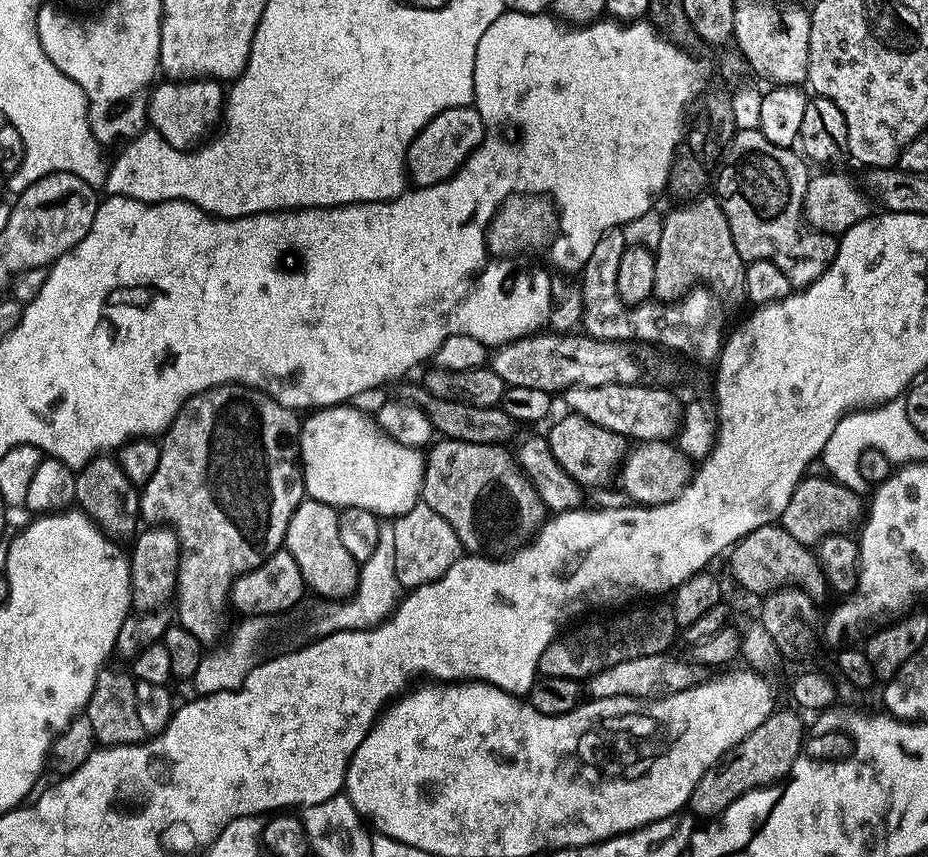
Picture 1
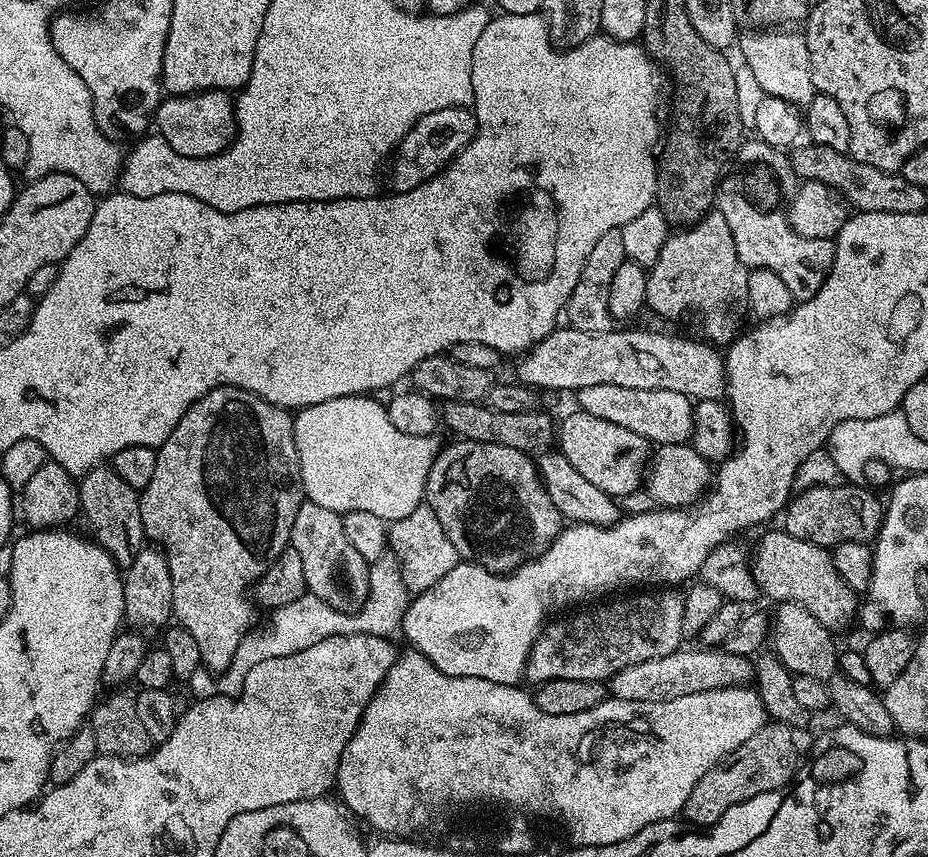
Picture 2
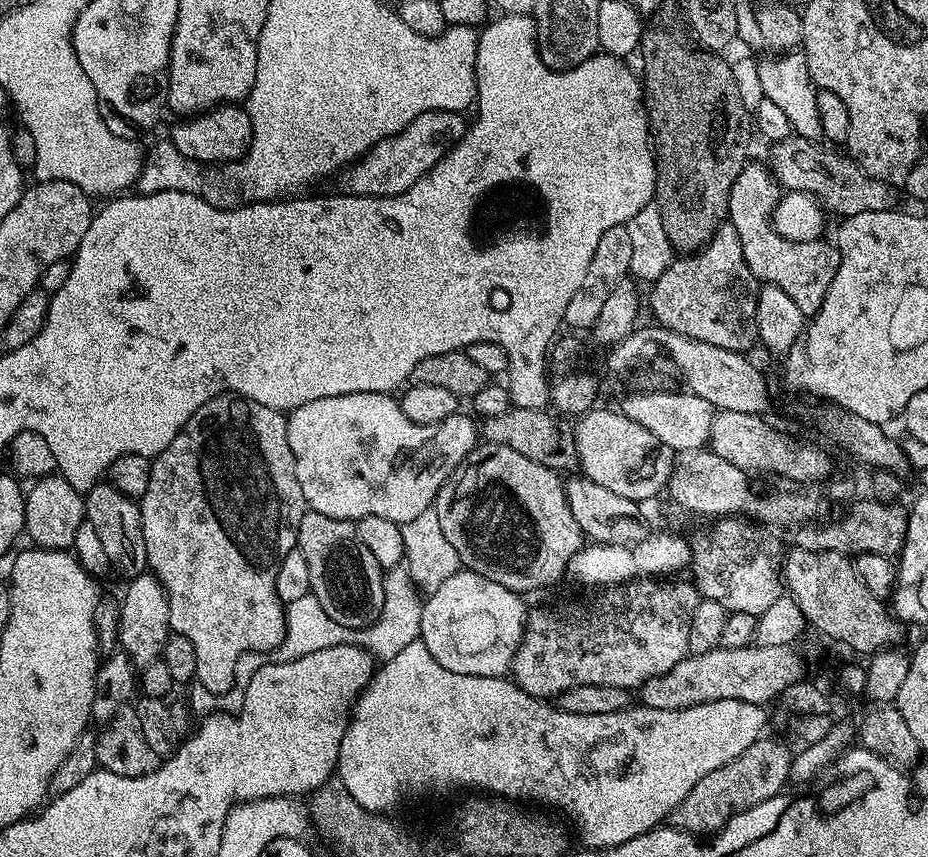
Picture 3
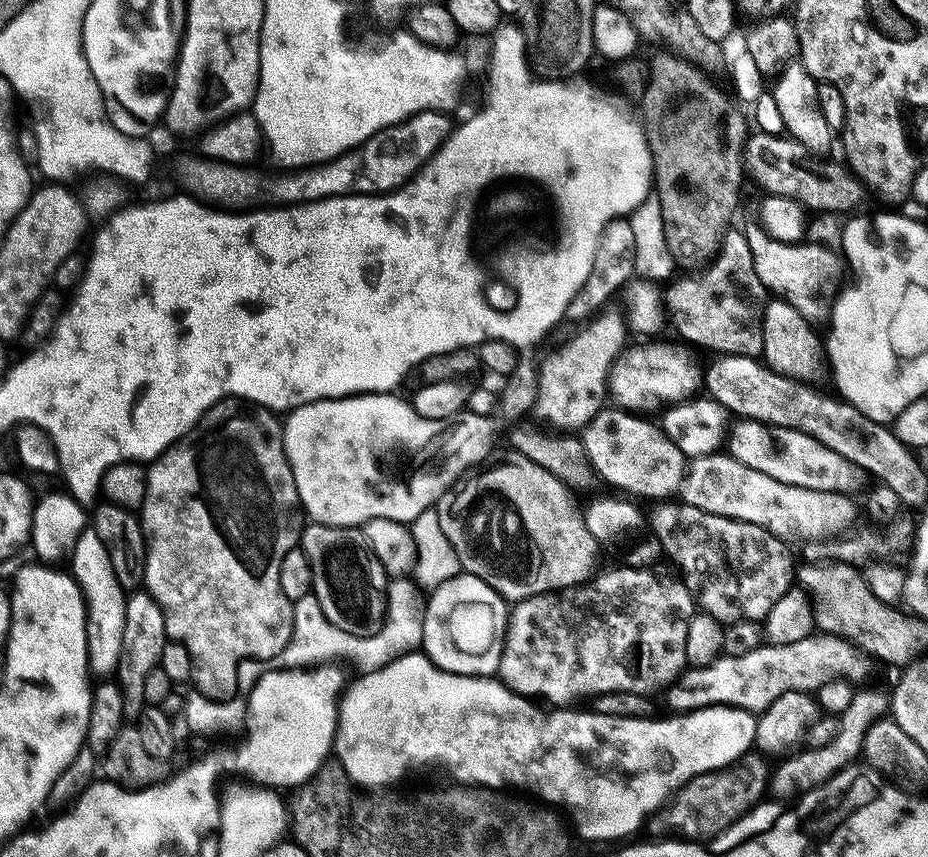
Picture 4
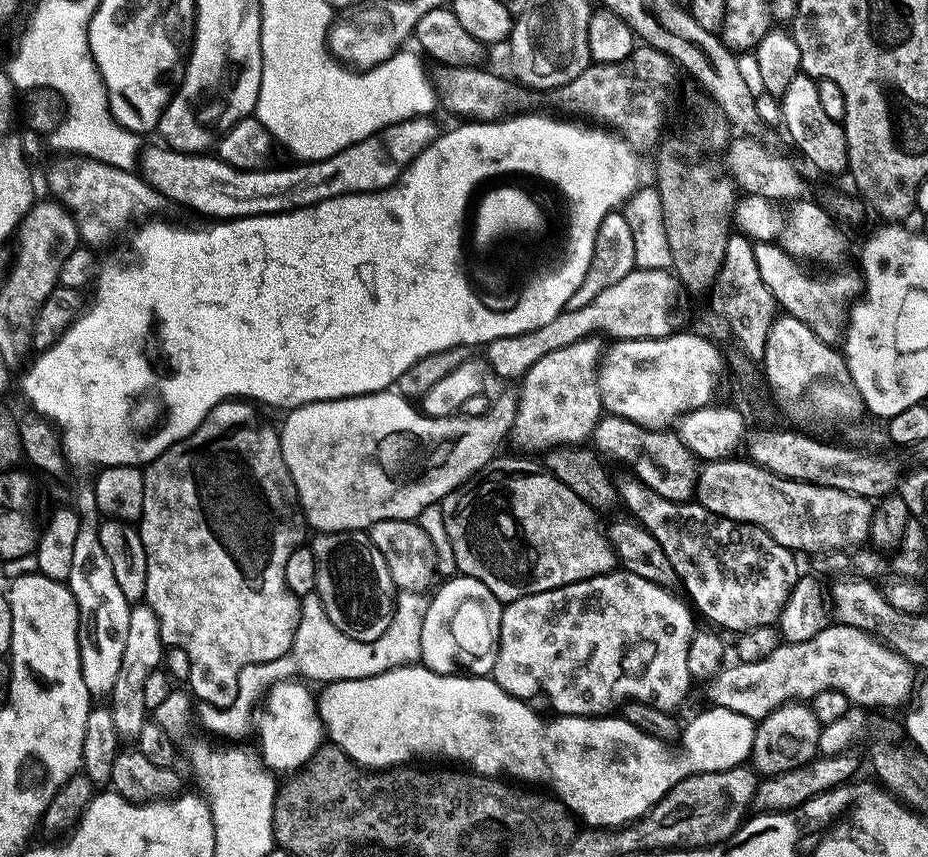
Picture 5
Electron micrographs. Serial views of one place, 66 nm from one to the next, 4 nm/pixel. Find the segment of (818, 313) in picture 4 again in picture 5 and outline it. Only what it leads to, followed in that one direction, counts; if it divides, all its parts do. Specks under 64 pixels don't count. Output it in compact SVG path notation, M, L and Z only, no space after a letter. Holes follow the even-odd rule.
M760 242L754 247L754 262L758 262L758 274L766 282L766 290L774 294L777 305L787 315L806 322L822 342L836 346L844 339L848 327L848 314L853 303L862 296L862 280L852 272L840 272L837 276L828 276L818 280L803 272L801 263L776 242Z

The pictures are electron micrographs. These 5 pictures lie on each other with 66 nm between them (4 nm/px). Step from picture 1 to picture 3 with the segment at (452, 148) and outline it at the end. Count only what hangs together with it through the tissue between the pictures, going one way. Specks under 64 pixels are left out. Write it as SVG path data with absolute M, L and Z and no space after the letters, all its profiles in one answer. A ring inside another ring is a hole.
M423 112L418 114L401 132L395 132L392 136L382 138L374 147L367 148L359 160L353 160L343 169L343 191L354 196L401 196L444 157L444 153L448 151L454 138L464 135L466 131L464 118L459 112Z

